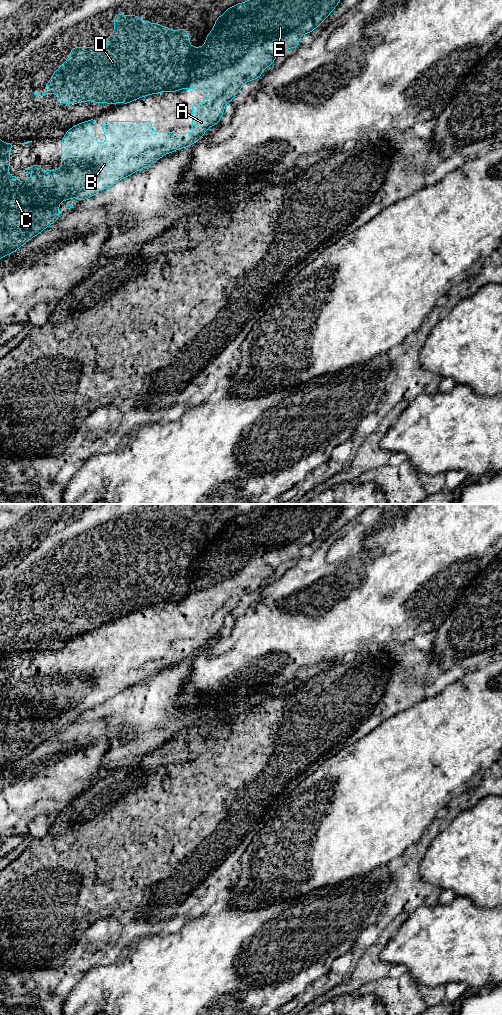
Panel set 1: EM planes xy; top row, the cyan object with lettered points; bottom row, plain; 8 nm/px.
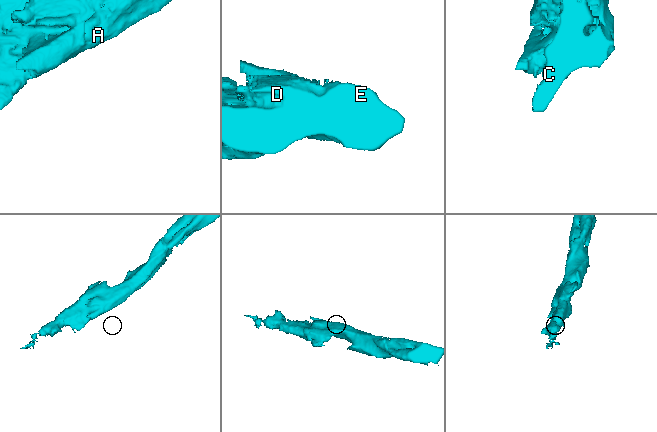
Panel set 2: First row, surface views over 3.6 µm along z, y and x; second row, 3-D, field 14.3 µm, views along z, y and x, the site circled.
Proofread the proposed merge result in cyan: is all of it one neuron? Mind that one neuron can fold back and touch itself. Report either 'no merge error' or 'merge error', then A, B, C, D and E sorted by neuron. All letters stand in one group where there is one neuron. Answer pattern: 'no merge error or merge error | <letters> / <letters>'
no merge error | A B C D E

